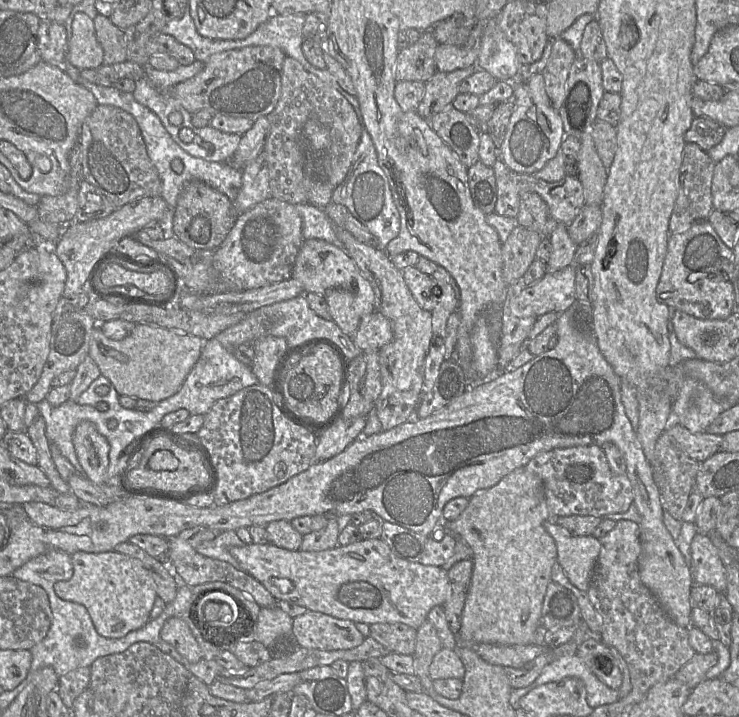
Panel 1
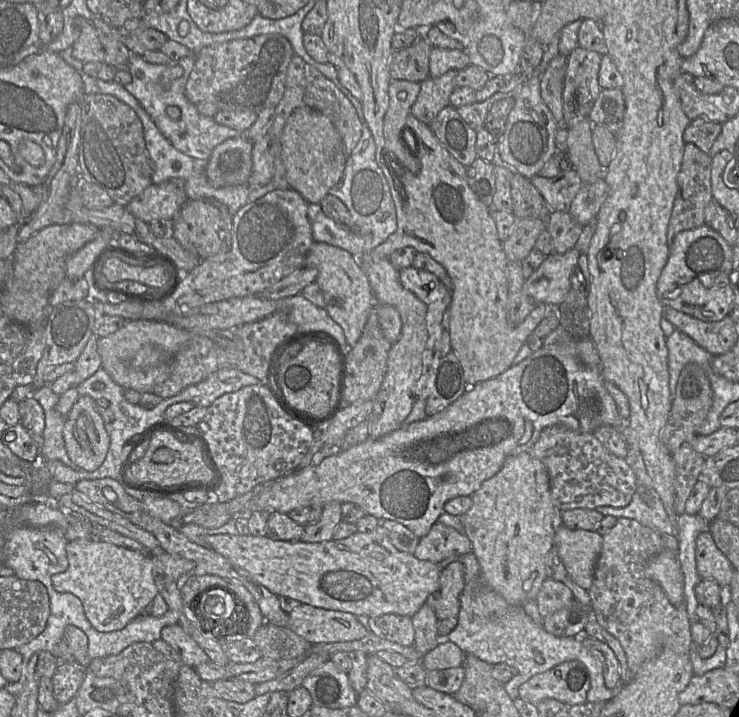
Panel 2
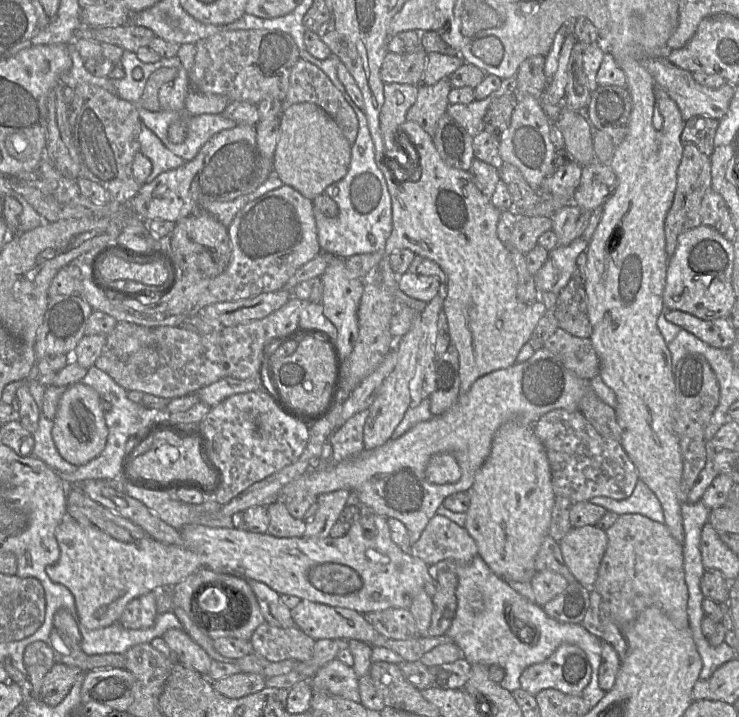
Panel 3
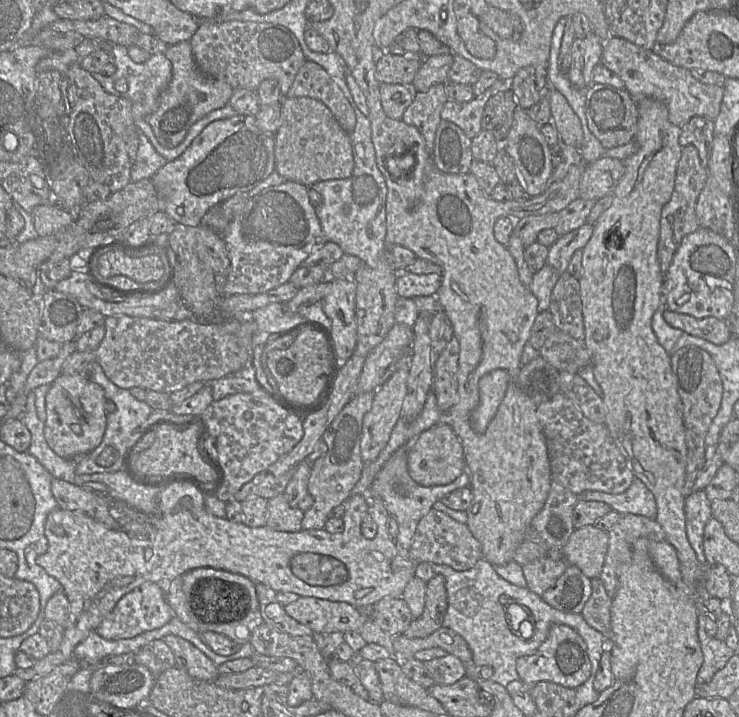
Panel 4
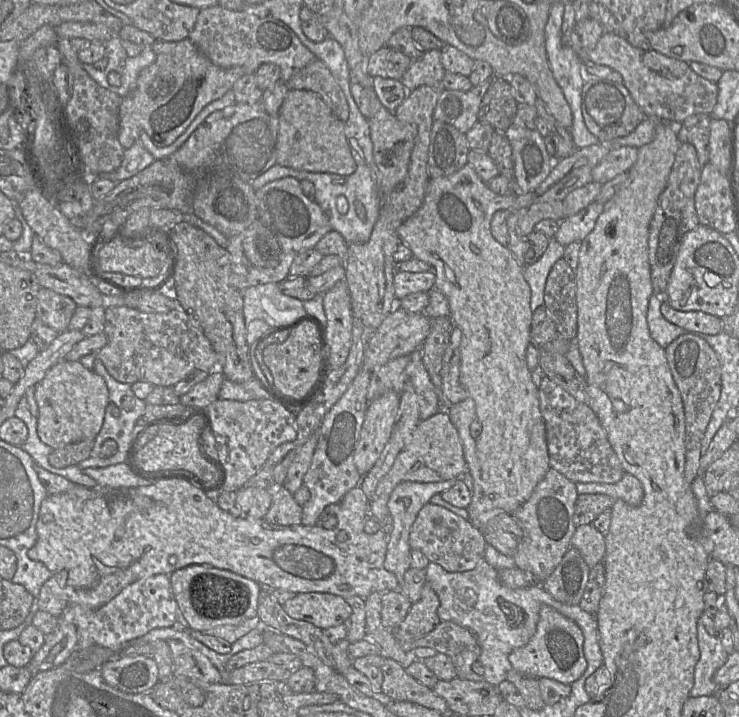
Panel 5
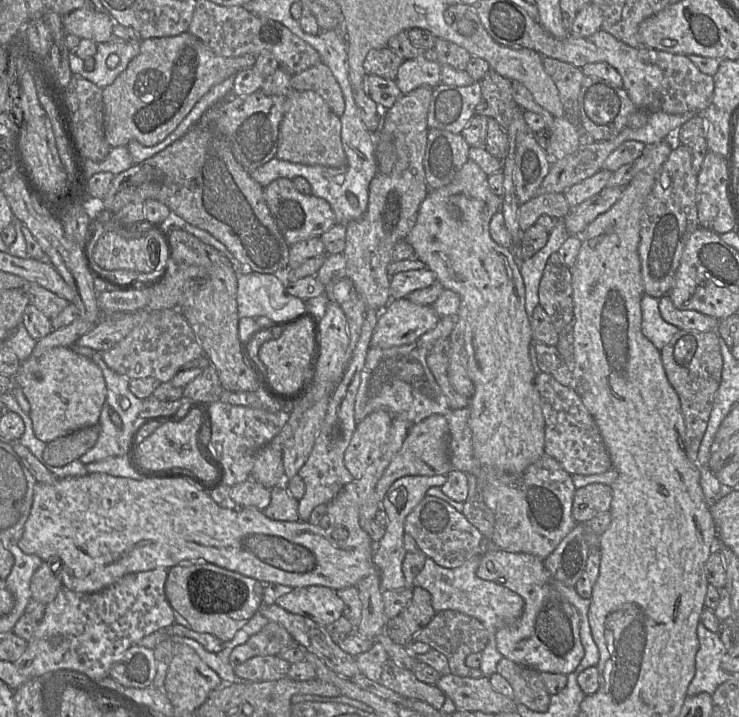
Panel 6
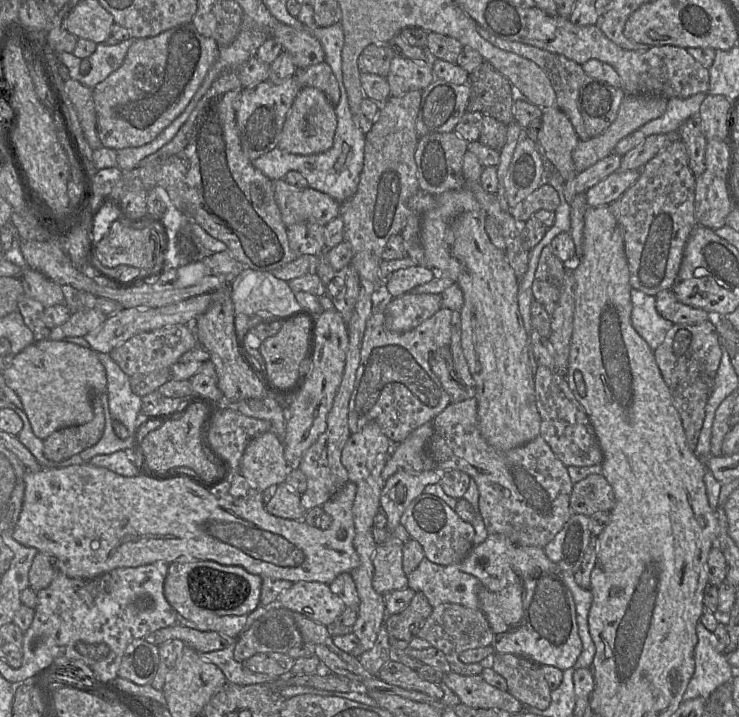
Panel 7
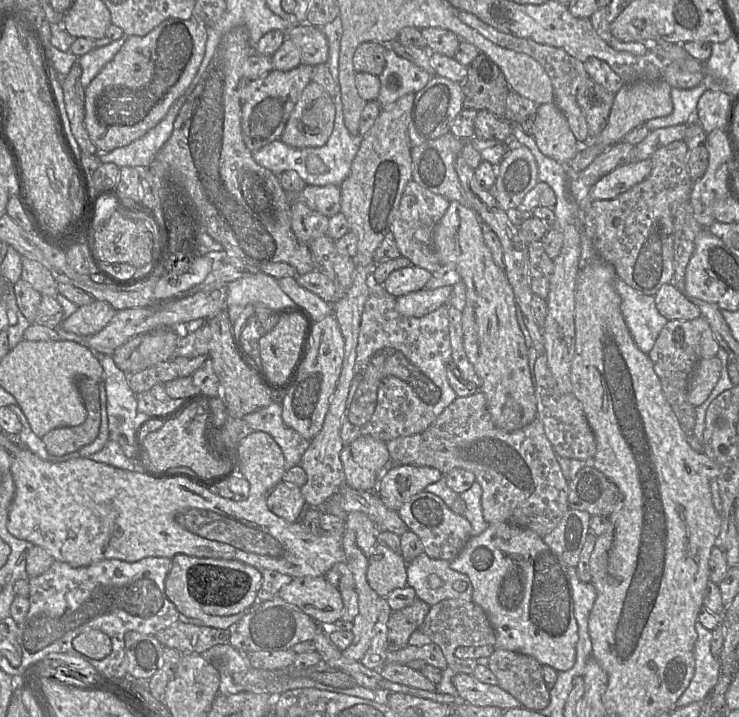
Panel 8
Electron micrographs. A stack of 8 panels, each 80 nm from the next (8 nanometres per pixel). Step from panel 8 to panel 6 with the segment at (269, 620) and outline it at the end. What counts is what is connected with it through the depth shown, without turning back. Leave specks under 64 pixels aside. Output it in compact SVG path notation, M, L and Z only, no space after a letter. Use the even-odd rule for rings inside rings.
M268 622L258 633L232 650L229 662L235 667L252 657L278 655L295 645L299 644L285 628L276 622Z

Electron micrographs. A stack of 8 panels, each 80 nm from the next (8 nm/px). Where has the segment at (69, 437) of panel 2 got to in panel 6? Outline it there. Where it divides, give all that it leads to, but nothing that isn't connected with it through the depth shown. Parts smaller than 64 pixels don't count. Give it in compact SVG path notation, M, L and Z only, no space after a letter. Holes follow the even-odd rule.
M54 347L39 358L32 355L21 363L20 370L13 377L16 386L21 387L30 403L29 416L32 419L35 436L49 443L73 431L95 425L103 403L106 400L106 383L101 369L92 360L74 352L70 347Z

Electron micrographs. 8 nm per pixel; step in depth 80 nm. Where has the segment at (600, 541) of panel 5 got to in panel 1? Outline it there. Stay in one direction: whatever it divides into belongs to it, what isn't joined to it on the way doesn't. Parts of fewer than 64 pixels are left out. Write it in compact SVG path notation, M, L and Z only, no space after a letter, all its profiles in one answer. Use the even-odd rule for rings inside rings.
M553 518L545 521L544 527L556 543L557 561L569 580L580 590L588 591L601 549L600 540L593 535L573 536Z

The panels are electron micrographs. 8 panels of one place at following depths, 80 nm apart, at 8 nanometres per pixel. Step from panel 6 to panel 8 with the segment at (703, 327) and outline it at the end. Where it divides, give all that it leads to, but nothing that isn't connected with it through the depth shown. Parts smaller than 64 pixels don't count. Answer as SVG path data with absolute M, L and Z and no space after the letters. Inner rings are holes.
M673 284L660 287L654 296L659 313L667 320L692 320L701 316L699 308Z

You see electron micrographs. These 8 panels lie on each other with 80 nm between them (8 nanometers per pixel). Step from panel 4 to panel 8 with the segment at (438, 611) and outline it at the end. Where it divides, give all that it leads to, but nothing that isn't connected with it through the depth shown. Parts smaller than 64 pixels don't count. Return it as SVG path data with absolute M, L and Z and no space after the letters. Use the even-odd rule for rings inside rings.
M416 598L409 606L391 612L387 622L389 653L396 653L409 645L411 634L419 629L430 607L426 602Z

